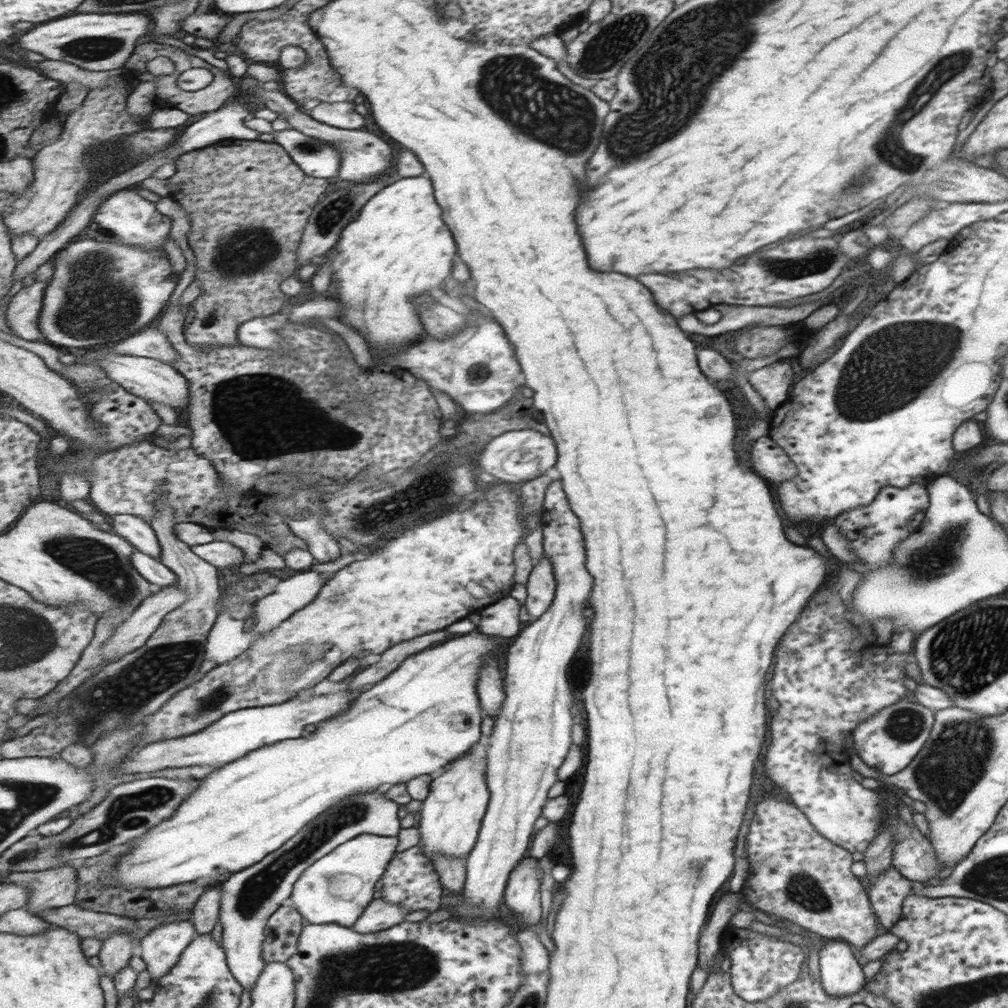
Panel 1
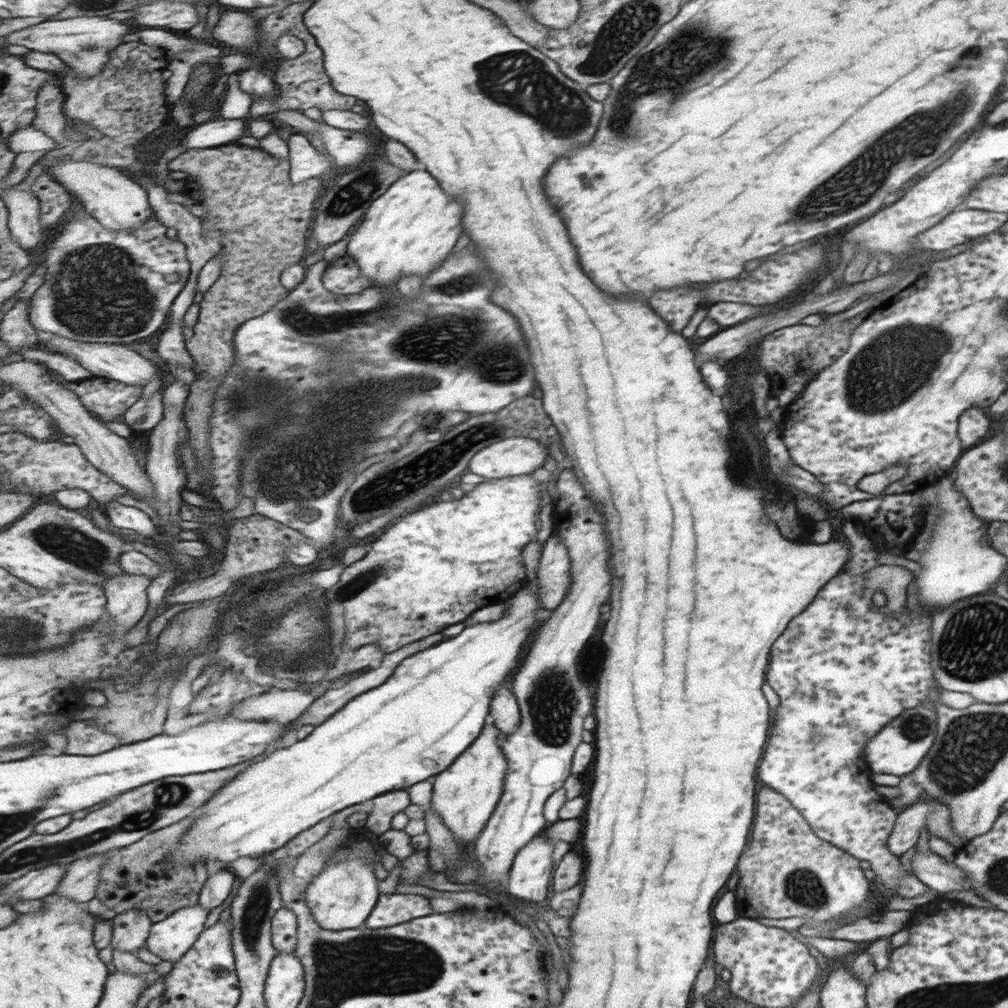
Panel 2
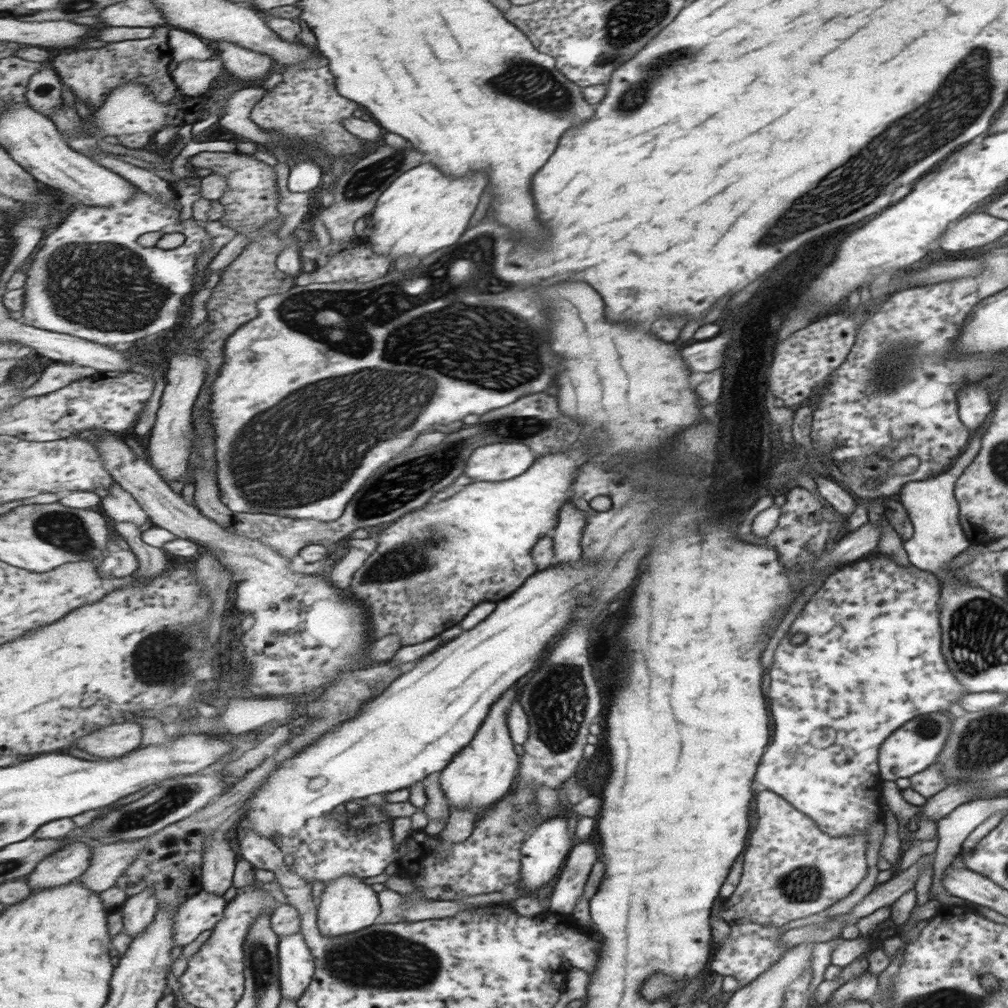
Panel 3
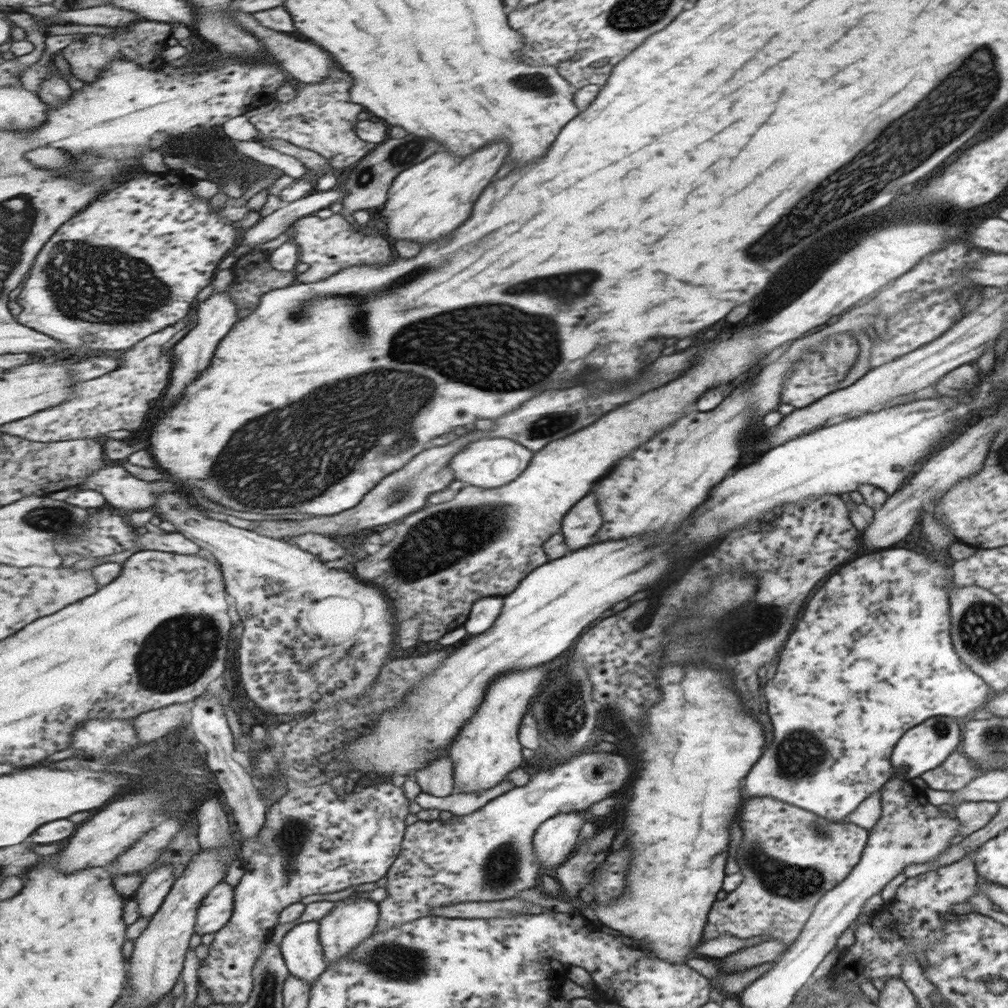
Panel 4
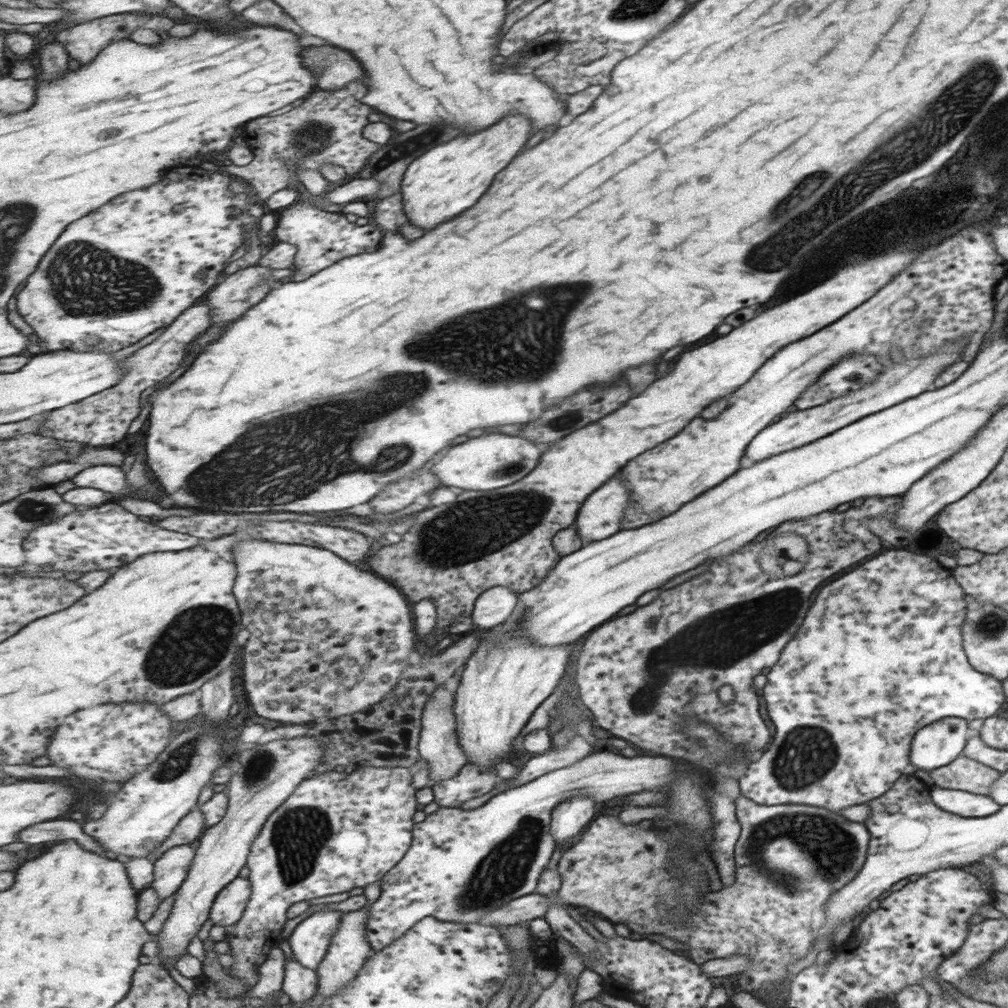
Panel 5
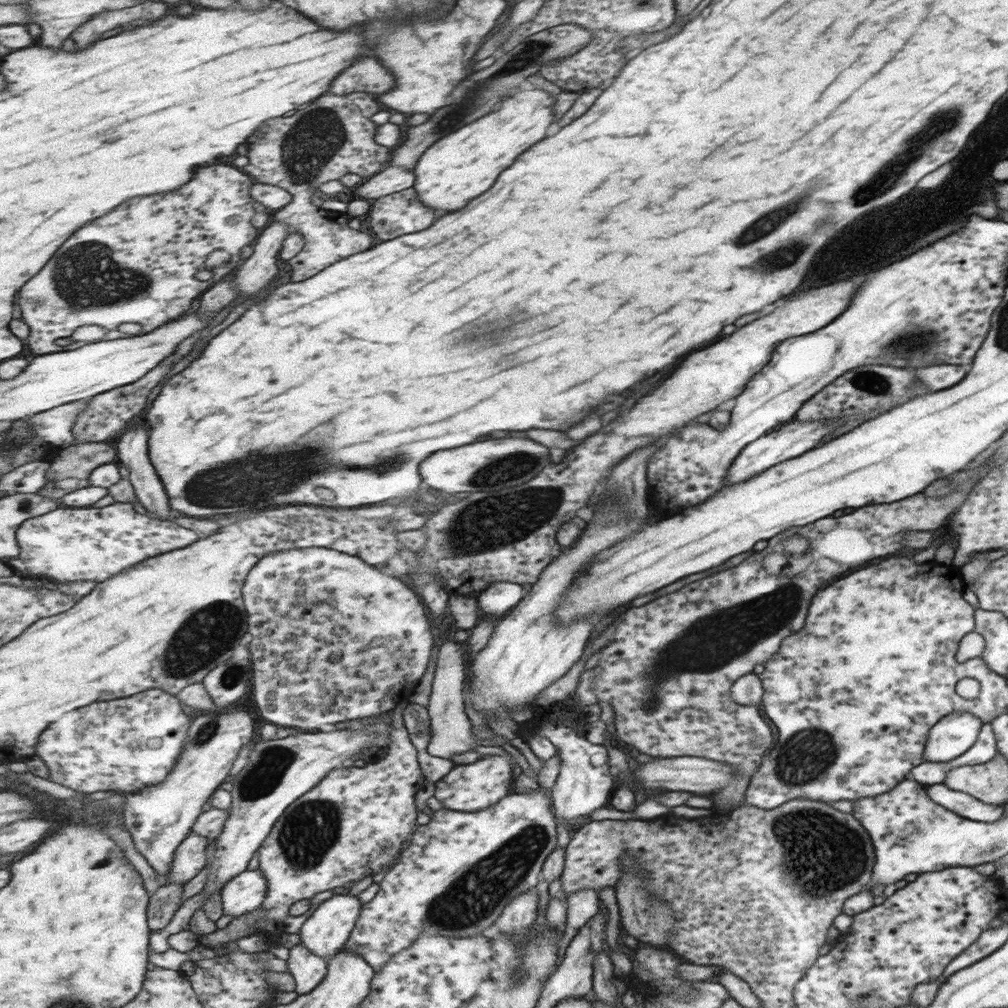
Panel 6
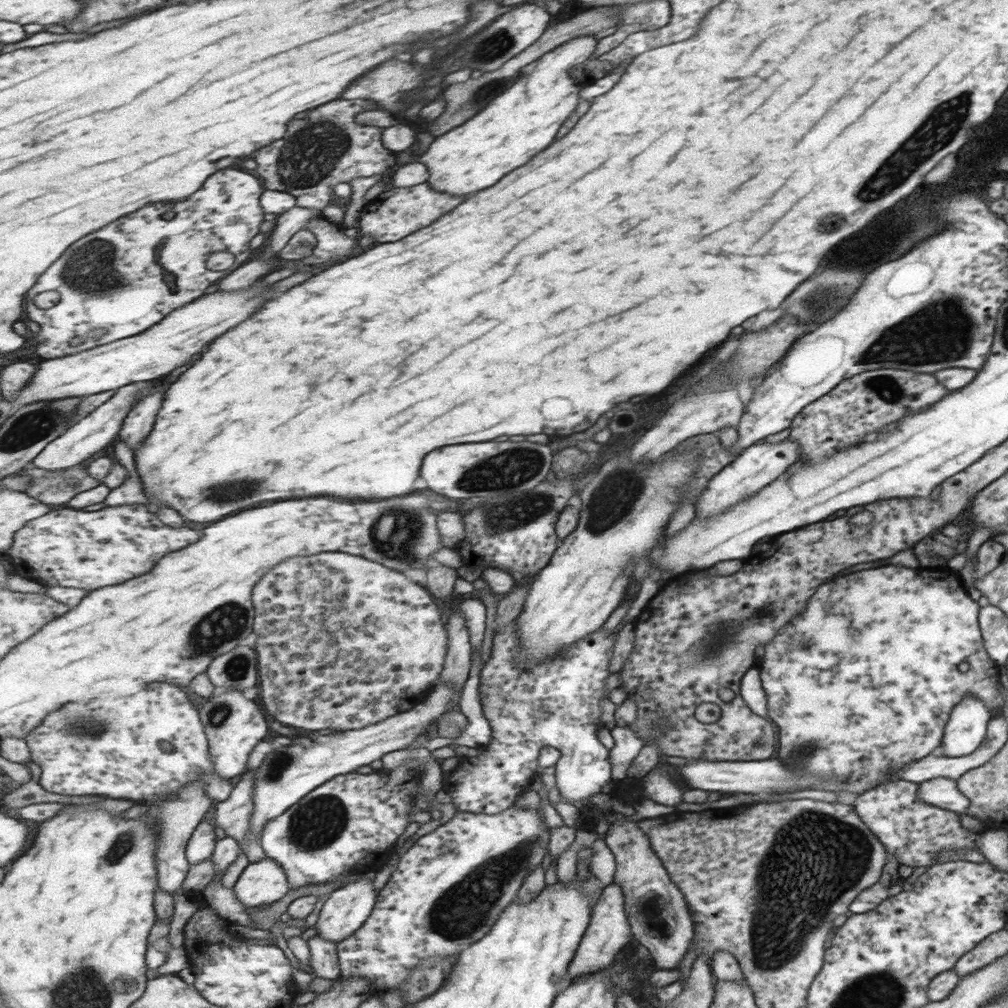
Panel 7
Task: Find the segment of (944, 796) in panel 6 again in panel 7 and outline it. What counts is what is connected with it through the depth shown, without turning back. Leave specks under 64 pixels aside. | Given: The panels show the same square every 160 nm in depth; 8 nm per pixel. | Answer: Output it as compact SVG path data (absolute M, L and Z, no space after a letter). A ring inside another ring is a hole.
M945 777L925 780L917 785L919 786L917 796L921 802L931 806L950 810L959 815L966 814L969 799L955 788L955 784L956 782Z

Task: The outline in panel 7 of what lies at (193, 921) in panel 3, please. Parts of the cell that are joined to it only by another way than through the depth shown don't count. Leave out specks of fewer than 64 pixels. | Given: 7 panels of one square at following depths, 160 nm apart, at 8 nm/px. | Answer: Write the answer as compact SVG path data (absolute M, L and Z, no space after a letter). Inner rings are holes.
M271 857L251 863L243 870L233 887L245 908L271 905L291 892L288 872Z

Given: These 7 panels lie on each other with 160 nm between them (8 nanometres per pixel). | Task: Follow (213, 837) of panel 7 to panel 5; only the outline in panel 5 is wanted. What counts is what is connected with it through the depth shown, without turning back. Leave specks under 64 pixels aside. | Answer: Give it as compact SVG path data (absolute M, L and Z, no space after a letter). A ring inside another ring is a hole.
M198 844L174 846L155 860L155 878L151 888L157 890L159 900L173 897L190 875Z

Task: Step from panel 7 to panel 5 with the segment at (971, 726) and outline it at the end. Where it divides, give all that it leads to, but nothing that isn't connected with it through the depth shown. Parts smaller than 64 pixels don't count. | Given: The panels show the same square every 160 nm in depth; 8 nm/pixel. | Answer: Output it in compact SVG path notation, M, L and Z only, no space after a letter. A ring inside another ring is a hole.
M945 717L943 722L933 722L915 734L915 754L911 762L919 770L933 770L955 761L957 754L969 740L967 721L957 717Z

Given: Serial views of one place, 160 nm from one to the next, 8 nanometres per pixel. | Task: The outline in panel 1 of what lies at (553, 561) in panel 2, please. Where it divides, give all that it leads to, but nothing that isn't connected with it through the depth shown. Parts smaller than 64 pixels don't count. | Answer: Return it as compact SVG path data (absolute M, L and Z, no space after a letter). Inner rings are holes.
M546 556L543 557L532 570L527 582L528 596L524 607L529 611L531 622L535 622L553 604L556 597L558 582L555 576L553 563Z

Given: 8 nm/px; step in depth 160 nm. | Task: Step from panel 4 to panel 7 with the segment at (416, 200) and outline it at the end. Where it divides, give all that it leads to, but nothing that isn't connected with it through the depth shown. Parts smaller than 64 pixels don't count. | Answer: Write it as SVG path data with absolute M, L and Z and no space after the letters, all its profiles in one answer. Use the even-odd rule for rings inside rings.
M595 35L564 42L523 68L521 78L475 118L439 136L423 158L419 158L429 166L431 186L439 192L457 196L479 192L495 186L503 176L525 166L533 156L549 148L582 100L581 88L585 83L575 78L574 70L584 67L593 58L596 46Z

